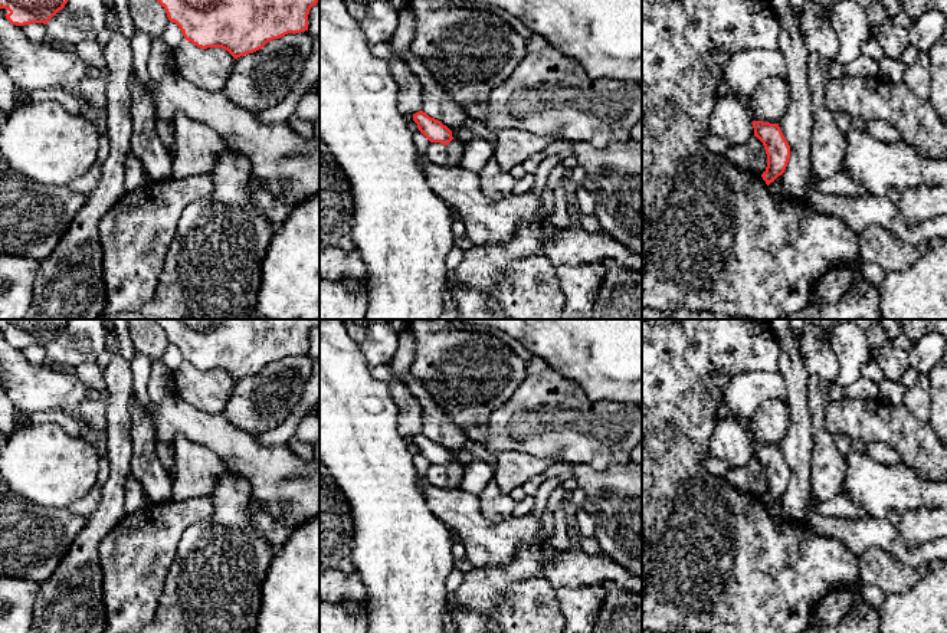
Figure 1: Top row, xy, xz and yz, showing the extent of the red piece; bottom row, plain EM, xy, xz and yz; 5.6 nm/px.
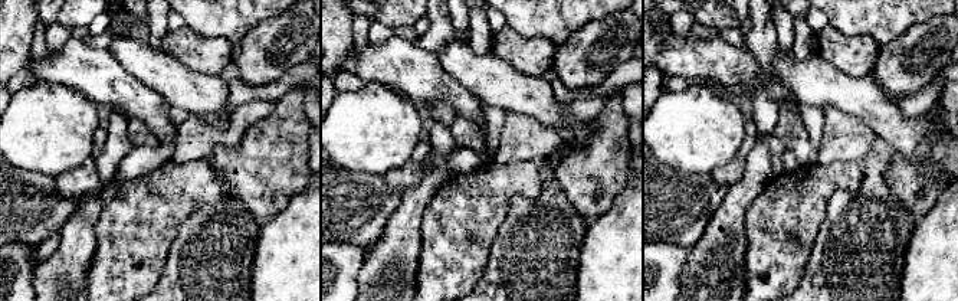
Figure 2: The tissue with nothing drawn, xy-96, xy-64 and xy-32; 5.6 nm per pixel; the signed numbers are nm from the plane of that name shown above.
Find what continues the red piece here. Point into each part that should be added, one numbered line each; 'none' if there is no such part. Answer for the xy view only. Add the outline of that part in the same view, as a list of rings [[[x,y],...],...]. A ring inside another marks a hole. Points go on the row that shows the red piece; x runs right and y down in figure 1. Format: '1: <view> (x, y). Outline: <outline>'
none

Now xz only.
1: xz (455, 150). Outline: [[[452,140],[448,145],[448,167],[450,168],[459,168],[461,167],[461,160],[462,160],[462,152],[463,147],[458,141]]]

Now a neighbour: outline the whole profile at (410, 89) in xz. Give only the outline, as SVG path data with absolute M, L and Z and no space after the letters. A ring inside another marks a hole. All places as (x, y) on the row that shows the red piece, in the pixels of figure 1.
M389 43L376 45L371 47L371 52L390 66L390 73L399 86L400 112L406 115L423 111L423 83L412 72L407 62L400 59Z

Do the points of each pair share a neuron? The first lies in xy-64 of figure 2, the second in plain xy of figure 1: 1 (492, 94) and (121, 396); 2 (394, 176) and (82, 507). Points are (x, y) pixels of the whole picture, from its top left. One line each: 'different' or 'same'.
1: different
2: same

